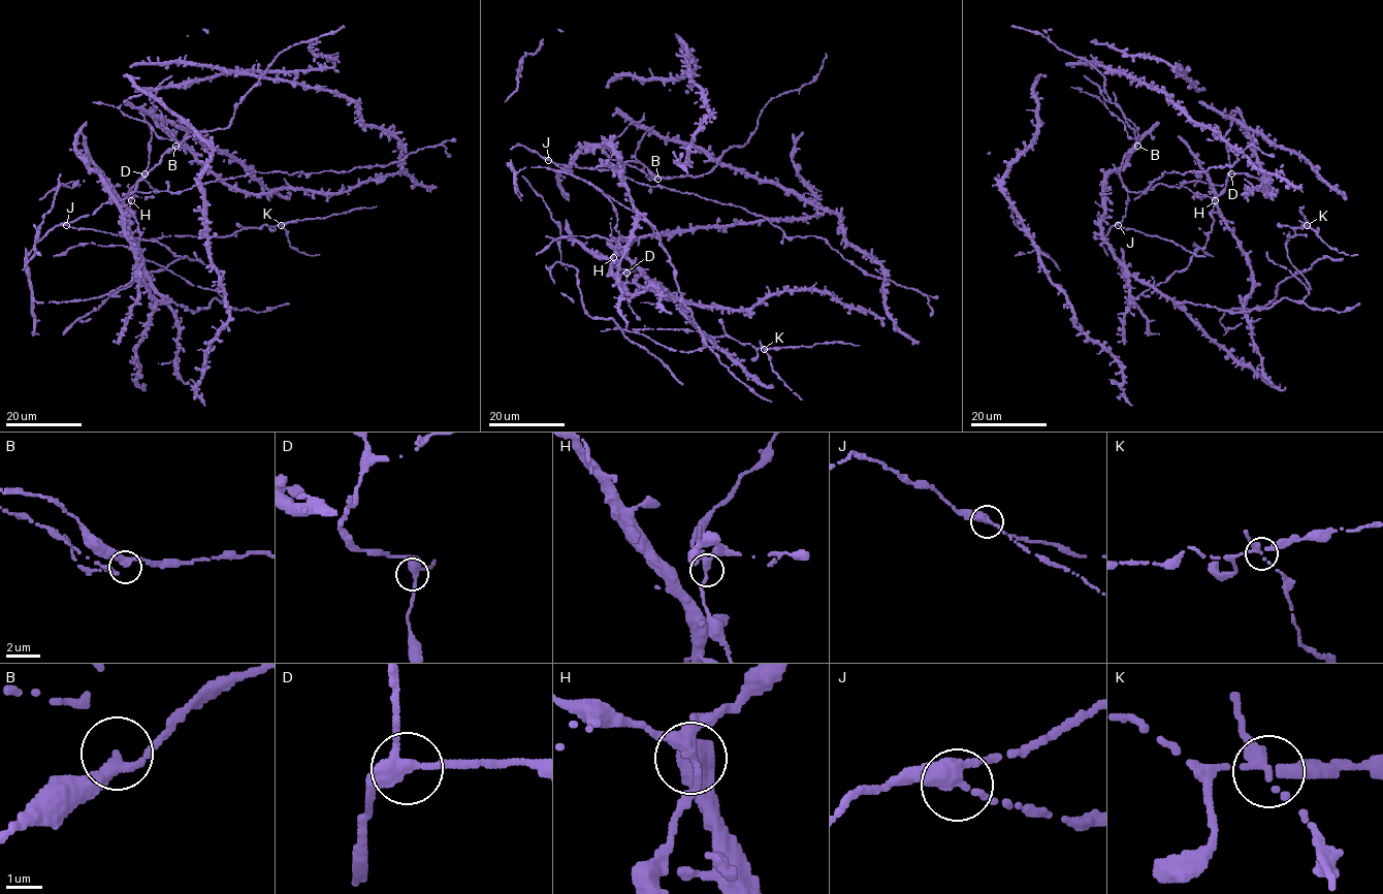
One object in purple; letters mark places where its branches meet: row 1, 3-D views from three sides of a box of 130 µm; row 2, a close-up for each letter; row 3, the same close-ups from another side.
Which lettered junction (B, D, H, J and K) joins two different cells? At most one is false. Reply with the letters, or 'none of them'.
K

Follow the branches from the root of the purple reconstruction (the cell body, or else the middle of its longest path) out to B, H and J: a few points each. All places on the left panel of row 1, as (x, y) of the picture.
B: (317, 172), (253, 171), (194, 185), (181, 192), (137, 192), (137, 182), (175, 146)
H: (317, 172), (407, 155), (404, 173), (346, 192), (245, 194), (149, 112), (149, 163), (131, 200)
J: (317, 172), (253, 171), (175, 193), (133, 191), (120, 200), (103, 203), (93, 215), (84, 216), (66, 225)

